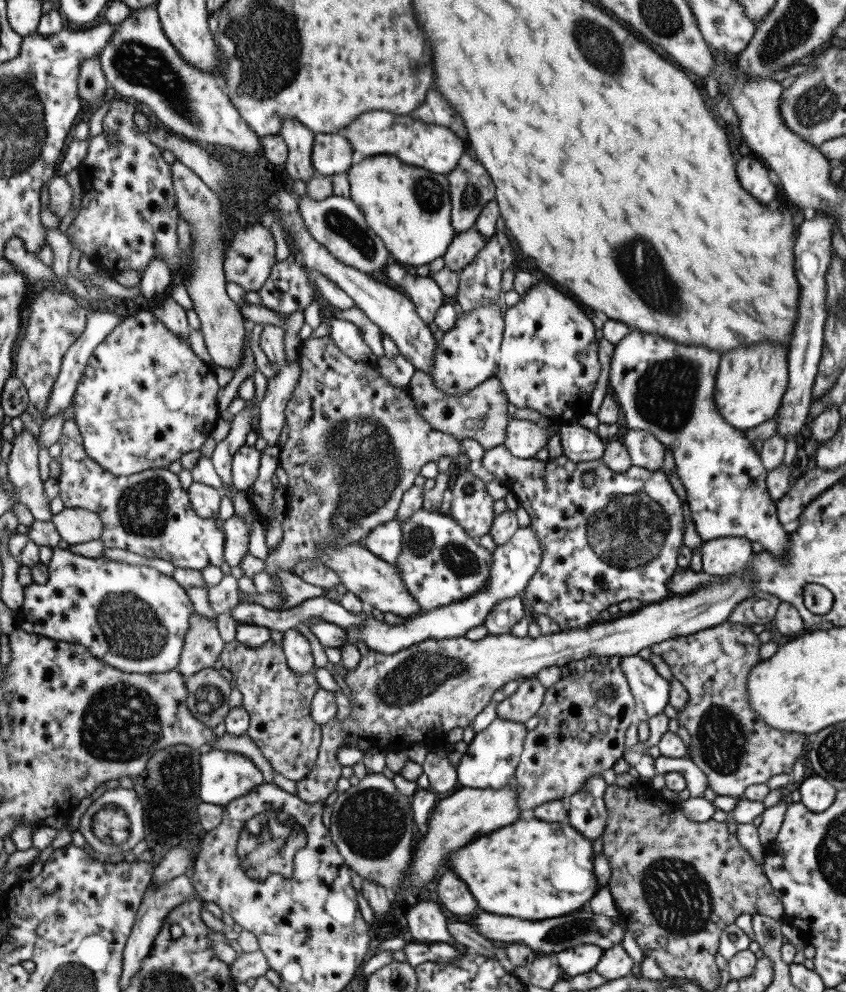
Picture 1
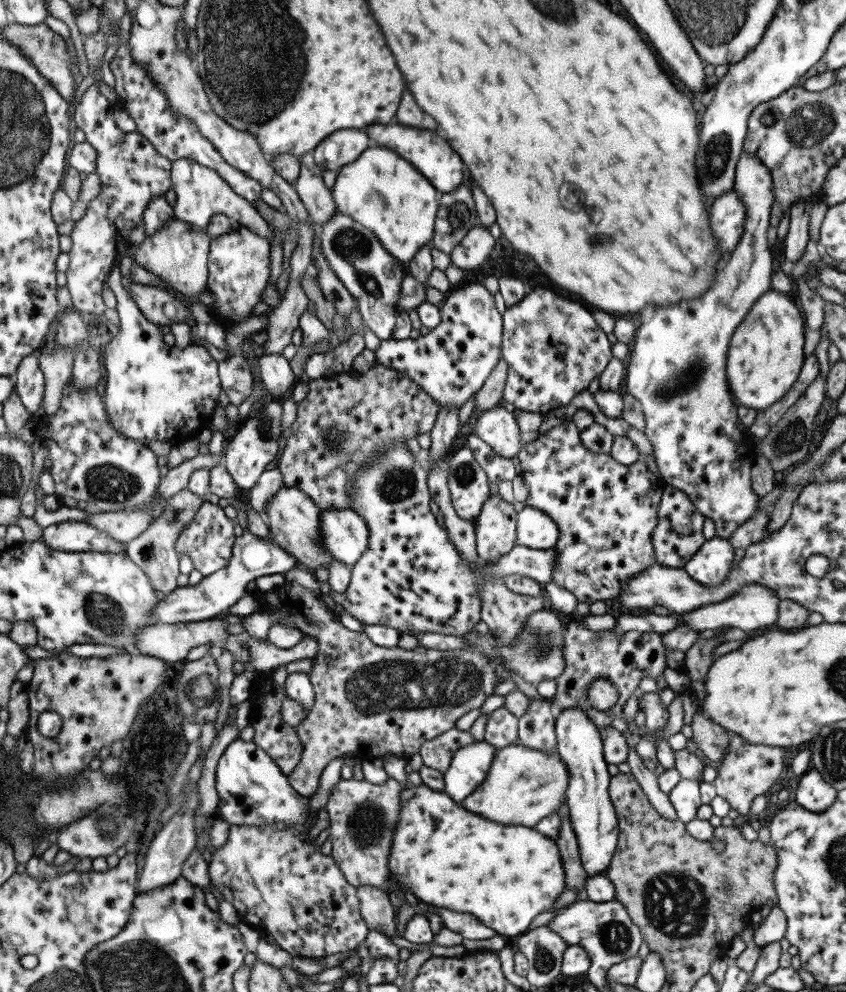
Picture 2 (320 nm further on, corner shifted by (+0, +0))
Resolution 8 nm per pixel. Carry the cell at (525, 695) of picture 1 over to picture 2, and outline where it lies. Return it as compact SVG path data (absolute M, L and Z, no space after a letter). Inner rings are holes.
M505 707L498 708L488 714L483 734L483 741L495 749L504 748L517 738L518 718Z

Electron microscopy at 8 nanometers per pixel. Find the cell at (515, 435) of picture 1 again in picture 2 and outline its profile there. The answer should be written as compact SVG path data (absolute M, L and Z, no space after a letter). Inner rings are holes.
M501 404L477 416L473 433L485 441L497 456L512 458L523 446L520 444L517 420Z

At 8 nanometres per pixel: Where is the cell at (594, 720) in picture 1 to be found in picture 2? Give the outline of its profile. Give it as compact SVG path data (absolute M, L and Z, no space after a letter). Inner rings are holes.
M568 618L563 634L563 664L565 669L554 680L556 684L555 695L550 703L557 705L558 709L567 707L579 707L596 724L598 731L610 725L613 716L623 716L621 704L629 696L637 694L637 685L640 680L650 677L653 680L661 676L661 672L666 668L664 650L660 642L660 636L649 632L649 634L639 634L635 630L617 634L615 630L593 632L577 624L577 619ZM603 678L607 679L617 695L616 703L608 712L598 711L587 702L587 689L593 681Z

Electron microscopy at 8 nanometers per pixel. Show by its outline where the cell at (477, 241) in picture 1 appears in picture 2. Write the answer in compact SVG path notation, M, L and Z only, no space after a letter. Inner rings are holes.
M477 225L470 228L466 232L466 235L460 240L460 243L448 254L451 260L450 265L461 269L461 271L466 270L470 273L472 269L477 269L481 265L492 249L496 248L494 242L495 239L488 233L486 227Z

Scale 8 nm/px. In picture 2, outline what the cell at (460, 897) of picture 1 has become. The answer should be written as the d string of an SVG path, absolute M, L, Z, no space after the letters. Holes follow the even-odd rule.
M445 908L437 910L437 914L443 920L443 927L457 933L461 938L487 940L487 938L495 936L495 932L491 928L485 928L471 914L457 914L457 912L451 912L451 910L445 910Z

